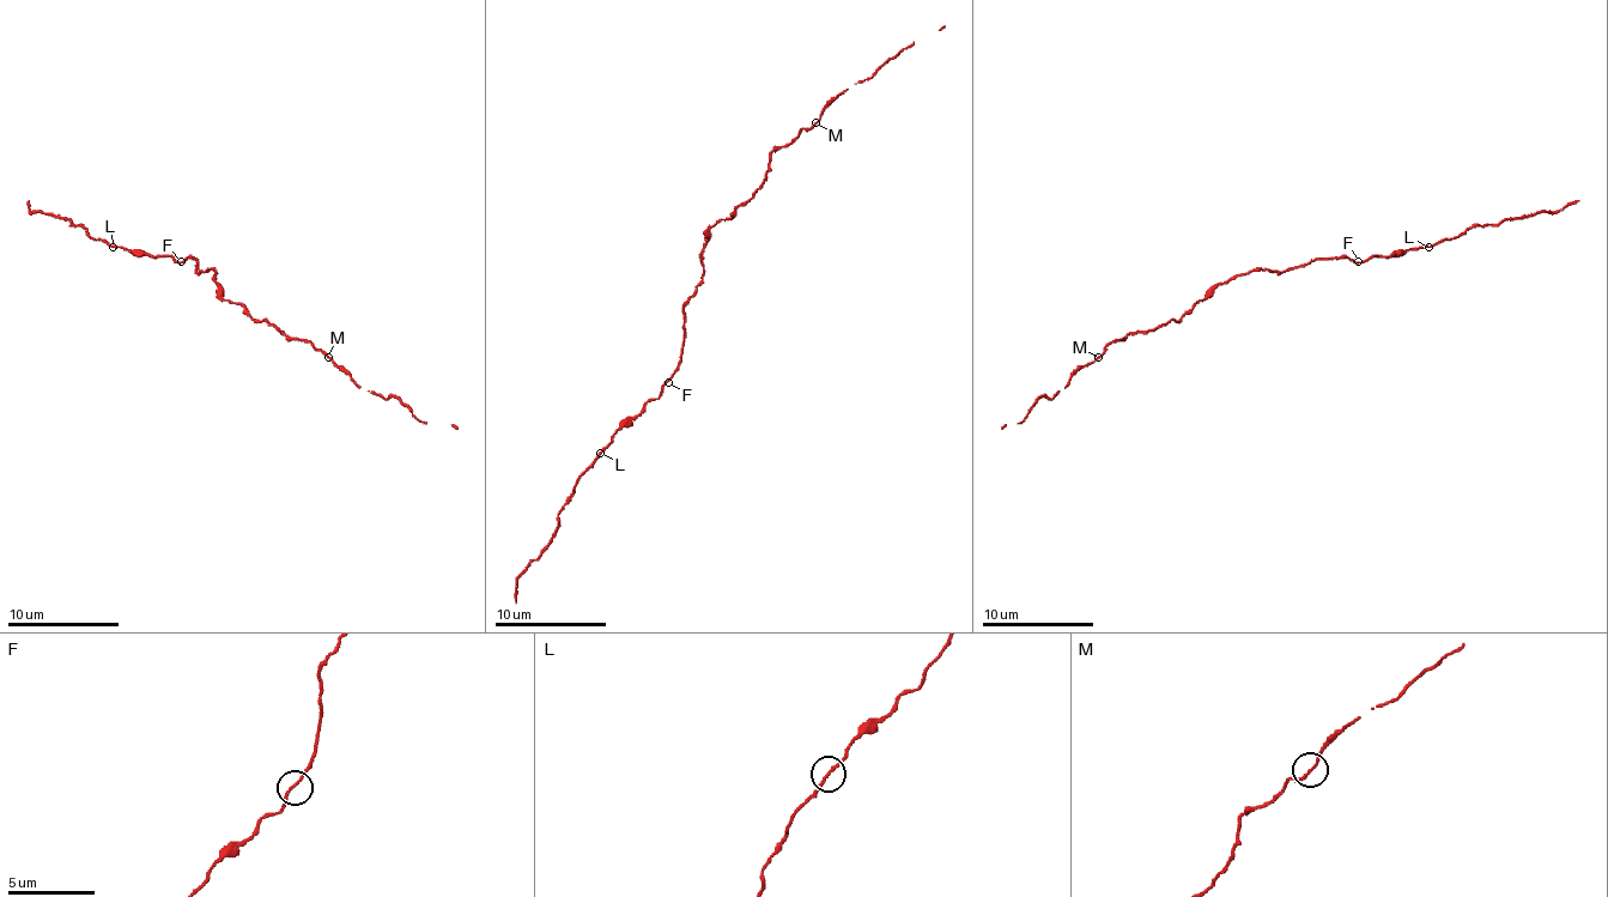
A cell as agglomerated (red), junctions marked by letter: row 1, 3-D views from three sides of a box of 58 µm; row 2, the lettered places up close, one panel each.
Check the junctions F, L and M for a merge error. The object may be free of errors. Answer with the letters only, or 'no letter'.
no letter

